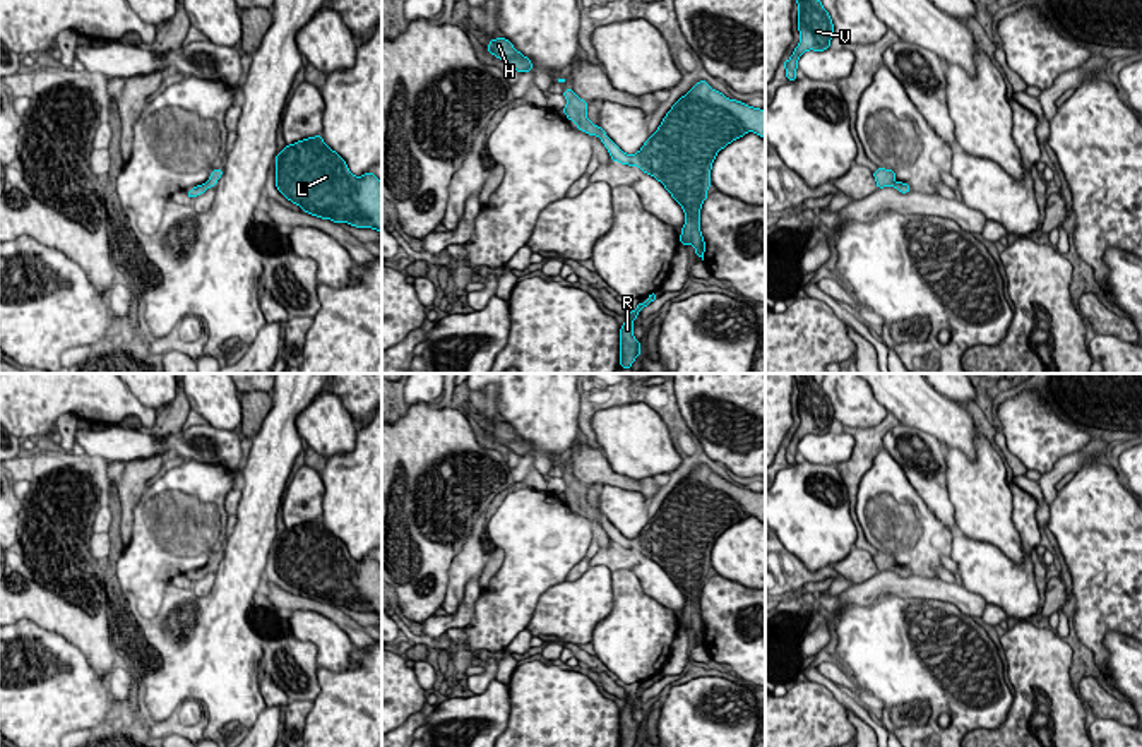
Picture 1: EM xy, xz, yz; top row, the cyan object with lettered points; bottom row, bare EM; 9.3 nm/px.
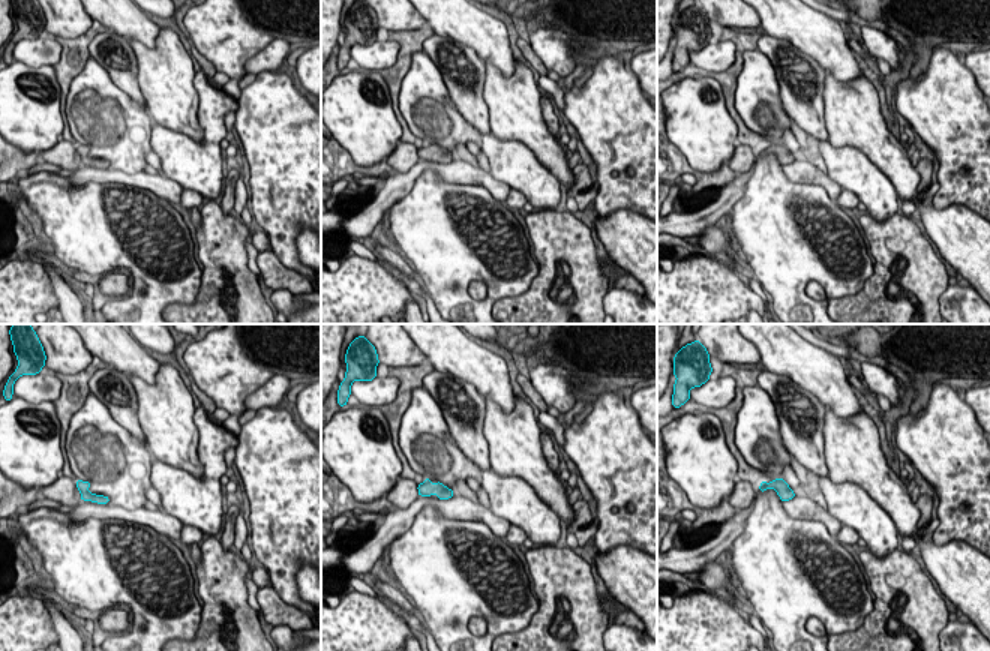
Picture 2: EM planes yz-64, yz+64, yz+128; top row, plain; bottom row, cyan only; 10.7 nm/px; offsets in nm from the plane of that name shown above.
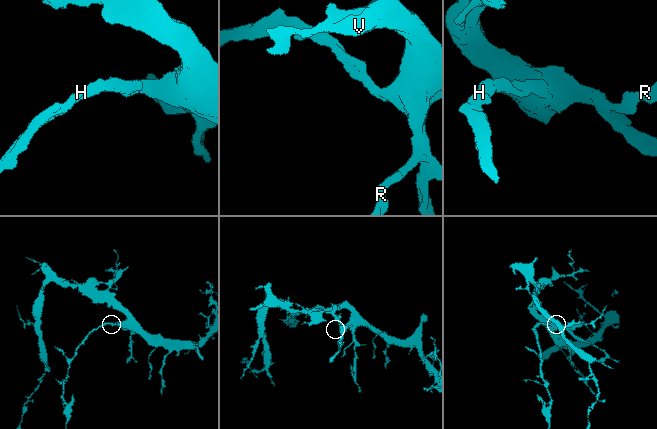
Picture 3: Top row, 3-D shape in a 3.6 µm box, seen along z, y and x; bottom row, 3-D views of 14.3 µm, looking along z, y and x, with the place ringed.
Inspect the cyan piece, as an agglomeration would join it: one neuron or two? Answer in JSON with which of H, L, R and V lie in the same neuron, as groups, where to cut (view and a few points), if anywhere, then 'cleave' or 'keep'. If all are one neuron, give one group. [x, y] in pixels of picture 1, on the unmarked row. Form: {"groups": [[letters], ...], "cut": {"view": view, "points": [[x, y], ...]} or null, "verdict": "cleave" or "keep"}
{"groups": [["H", "L", "R", "V"]], "cut": null, "verdict": "keep"}

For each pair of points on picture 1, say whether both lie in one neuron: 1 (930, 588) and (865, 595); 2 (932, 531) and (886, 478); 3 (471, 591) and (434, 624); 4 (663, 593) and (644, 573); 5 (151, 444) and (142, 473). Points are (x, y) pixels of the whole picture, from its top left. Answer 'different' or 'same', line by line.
1: same
2: same
3: same
4: same
5: different

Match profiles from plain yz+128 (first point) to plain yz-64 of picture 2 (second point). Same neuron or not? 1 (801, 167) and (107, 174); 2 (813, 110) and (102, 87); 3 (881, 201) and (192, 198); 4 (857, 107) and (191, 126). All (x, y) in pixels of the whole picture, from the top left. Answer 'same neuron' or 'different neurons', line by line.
1: same neuron
2: different neurons
3: different neurons
4: same neuron

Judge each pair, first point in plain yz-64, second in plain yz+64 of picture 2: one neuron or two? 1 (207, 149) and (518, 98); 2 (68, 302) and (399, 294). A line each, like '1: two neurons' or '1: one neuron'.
1: two neurons
2: two neurons

